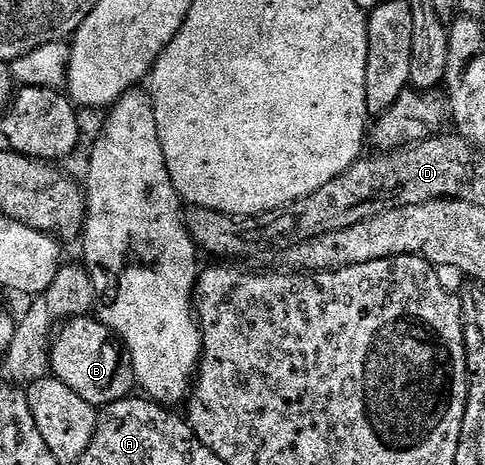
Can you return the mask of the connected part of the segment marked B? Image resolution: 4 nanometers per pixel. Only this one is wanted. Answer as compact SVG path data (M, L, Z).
M94 316L77 317L66 322L52 340L50 351L50 372L58 381L65 383L69 391L77 391L85 403L106 407L132 396L136 388L135 372L123 342L109 326Z

